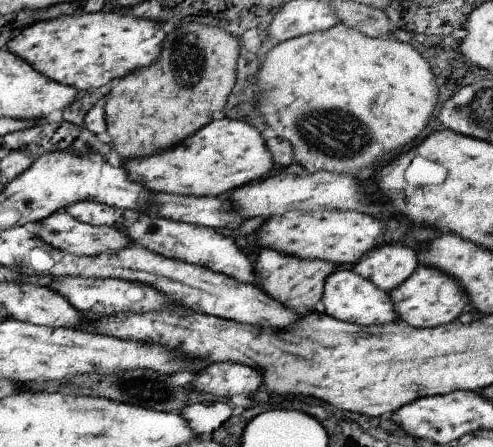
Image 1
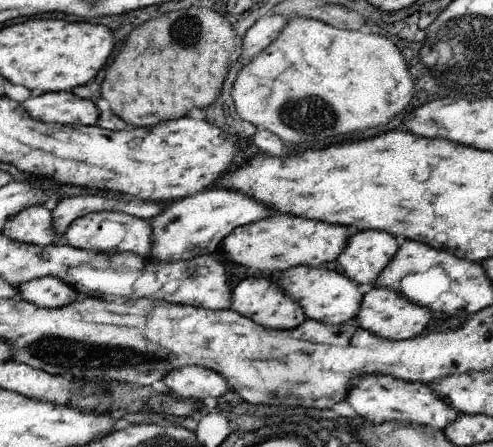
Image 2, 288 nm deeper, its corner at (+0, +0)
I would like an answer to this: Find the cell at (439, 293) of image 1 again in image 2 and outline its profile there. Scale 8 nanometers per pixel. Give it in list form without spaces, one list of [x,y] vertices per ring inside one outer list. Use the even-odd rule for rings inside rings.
[[[373,288],[363,296],[361,308],[359,308],[359,312],[353,320],[357,322],[359,328],[369,330],[375,336],[381,336],[383,340],[389,340],[389,342],[395,340],[397,342],[397,340],[403,340],[403,338],[417,336],[425,328],[425,324],[429,322],[429,314],[433,314],[429,308],[421,308],[417,304],[411,304],[407,298],[403,298],[395,290]]]

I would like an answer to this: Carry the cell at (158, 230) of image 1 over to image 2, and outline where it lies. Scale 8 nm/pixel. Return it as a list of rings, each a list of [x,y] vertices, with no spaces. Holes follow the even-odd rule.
[[[91,212],[81,218],[75,218],[67,226],[63,238],[69,246],[75,246],[79,250],[105,252],[105,254],[133,252],[143,258],[149,258],[151,246],[153,246],[153,230],[151,230],[149,222],[135,218],[131,214],[125,214],[125,212]]]

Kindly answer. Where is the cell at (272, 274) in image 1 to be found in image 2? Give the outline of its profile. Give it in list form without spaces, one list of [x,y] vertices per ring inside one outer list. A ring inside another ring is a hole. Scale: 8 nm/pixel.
[[[247,274],[245,280],[241,280],[235,290],[233,290],[233,300],[231,300],[231,310],[235,310],[237,314],[253,320],[255,324],[261,324],[269,330],[295,330],[297,326],[301,326],[307,316],[301,308],[301,304],[297,304],[295,300],[287,298],[287,294],[269,278],[263,278],[261,274]]]

